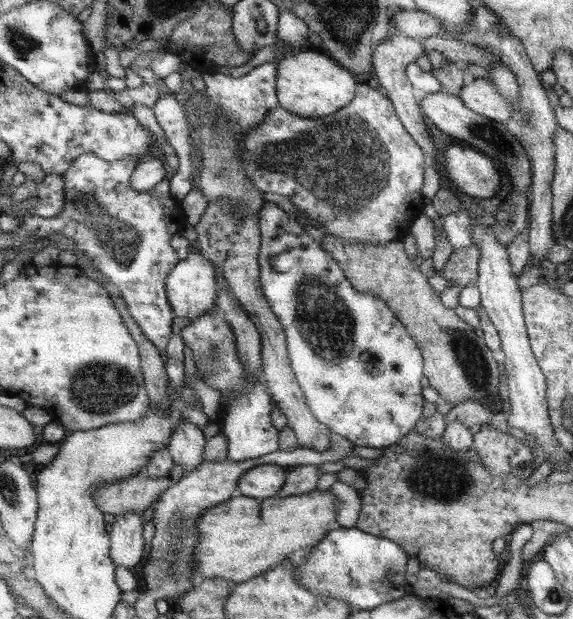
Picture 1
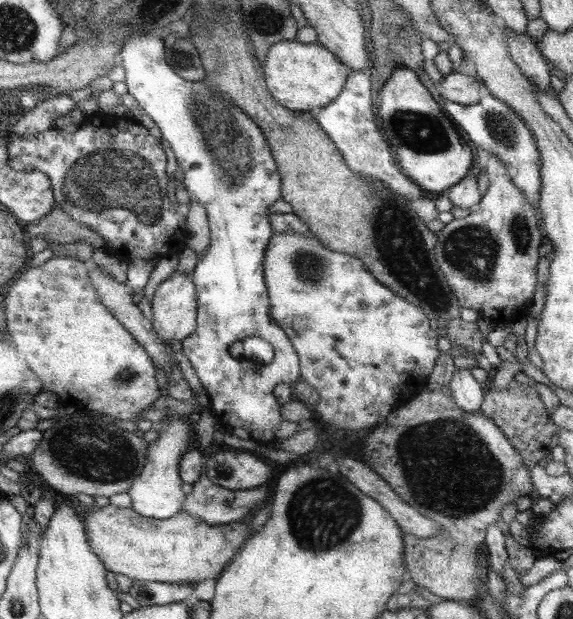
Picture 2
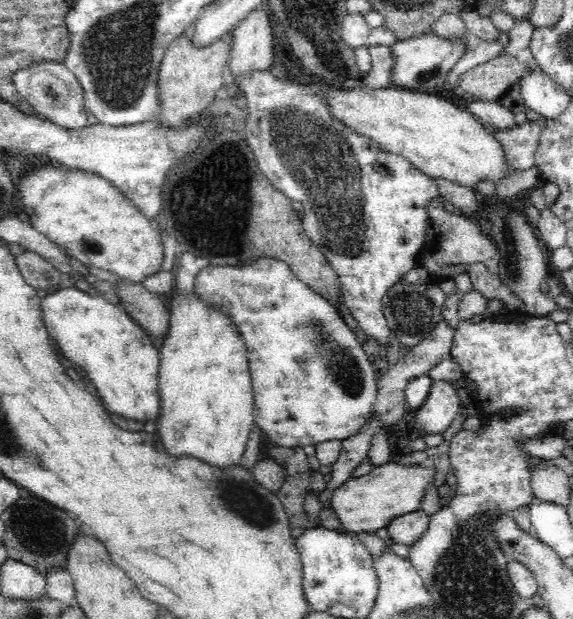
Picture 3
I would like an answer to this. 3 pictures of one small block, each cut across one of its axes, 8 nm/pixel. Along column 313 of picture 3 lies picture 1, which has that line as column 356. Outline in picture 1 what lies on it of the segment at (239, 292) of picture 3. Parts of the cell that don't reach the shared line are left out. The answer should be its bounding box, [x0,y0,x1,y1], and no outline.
[259,202,423,450]

